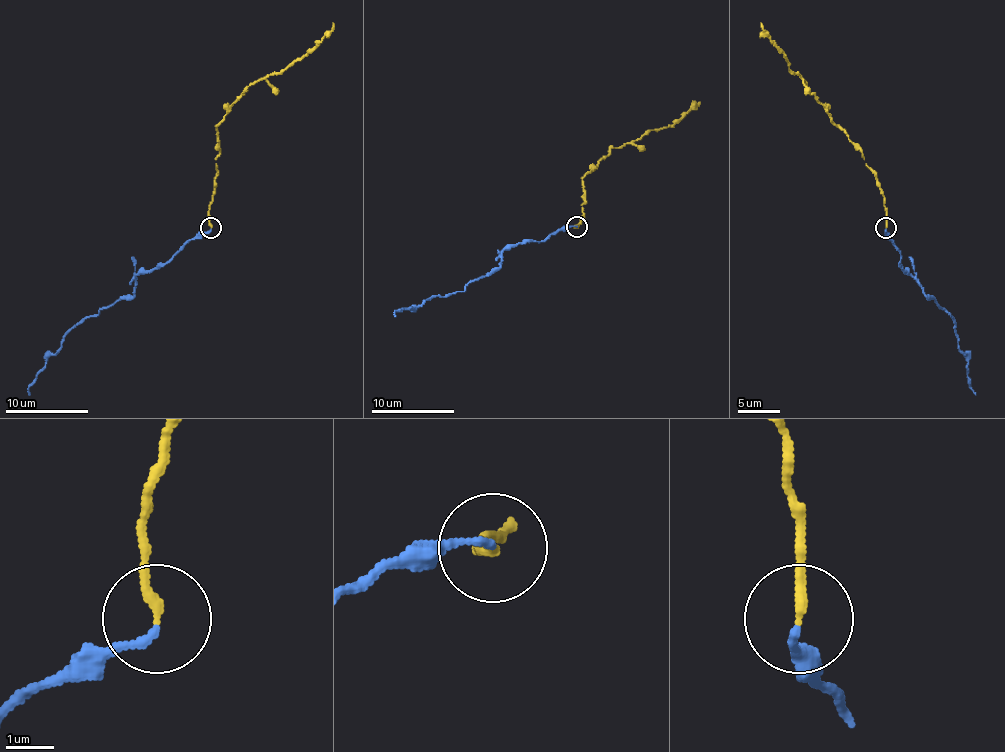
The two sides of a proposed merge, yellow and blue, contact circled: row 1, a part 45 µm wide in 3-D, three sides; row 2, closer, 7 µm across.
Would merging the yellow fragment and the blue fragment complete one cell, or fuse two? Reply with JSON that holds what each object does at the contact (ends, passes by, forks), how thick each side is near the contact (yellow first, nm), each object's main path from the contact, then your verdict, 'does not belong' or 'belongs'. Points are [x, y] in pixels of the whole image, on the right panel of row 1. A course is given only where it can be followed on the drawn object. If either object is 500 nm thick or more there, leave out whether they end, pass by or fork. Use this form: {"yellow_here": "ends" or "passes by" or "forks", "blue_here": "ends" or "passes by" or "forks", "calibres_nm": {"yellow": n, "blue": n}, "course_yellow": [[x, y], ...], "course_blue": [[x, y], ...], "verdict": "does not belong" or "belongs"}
{"yellow_here": "ends", "blue_here": "ends", "calibres_nm": {"yellow": 200, "blue": 140}, "course_yellow": [[886, 228], [886, 207], [876, 174], [865, 164], [861, 151], [807, 89], [807, 84], [788, 68], [761, 22]], "course_blue": [[886, 228], [884, 232], [899, 251], [903, 270], [953, 318], [957, 347], [968, 358], [968, 383], [976, 395]], "verdict": "does not belong"}

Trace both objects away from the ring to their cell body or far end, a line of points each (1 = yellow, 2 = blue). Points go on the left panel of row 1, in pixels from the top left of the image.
1: (210, 228), (208, 207), (219, 151), (216, 124), (246, 89), (302, 59), (333, 22)
2: (210, 228), (198, 232), (164, 264), (135, 276), (133, 295), (96, 316), (83, 318), (48, 358), (29, 395)

